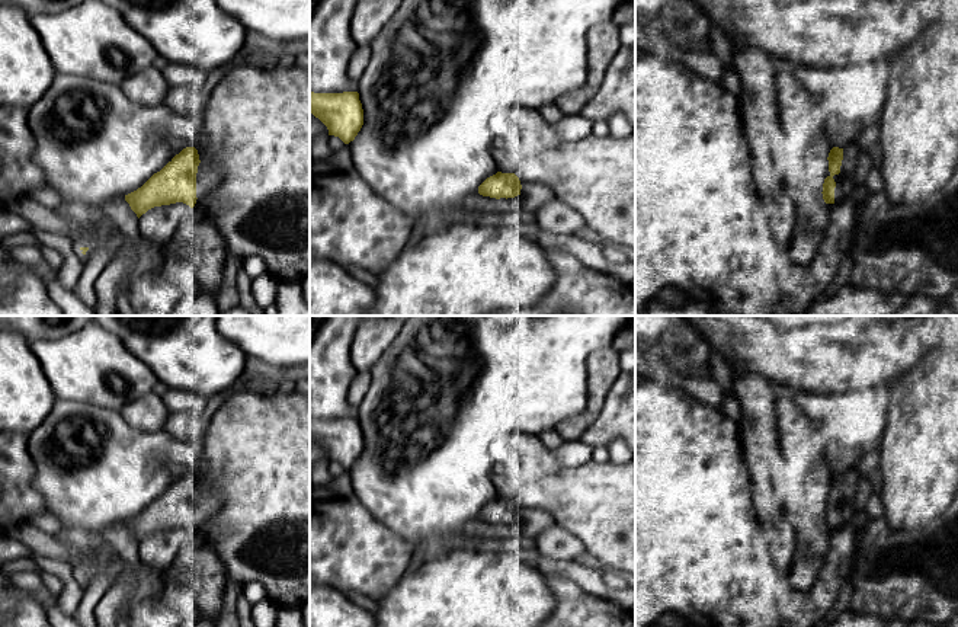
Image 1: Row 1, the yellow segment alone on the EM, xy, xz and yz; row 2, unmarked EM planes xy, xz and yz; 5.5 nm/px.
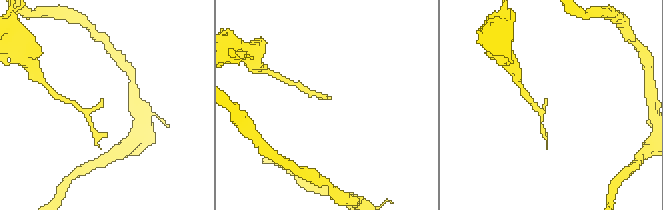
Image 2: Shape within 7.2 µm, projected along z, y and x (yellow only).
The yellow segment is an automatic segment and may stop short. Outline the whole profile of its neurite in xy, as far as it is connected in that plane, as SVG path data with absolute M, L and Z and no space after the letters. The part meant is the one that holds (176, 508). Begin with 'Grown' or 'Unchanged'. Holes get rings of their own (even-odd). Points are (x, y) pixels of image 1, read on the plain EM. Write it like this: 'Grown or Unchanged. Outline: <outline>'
Grown. Outline: M186 473L141 514L125 521L125 527L140 544L148 535L183 528L190 534L196 525L209 521L221 506L221 496L199 484L195 473Z

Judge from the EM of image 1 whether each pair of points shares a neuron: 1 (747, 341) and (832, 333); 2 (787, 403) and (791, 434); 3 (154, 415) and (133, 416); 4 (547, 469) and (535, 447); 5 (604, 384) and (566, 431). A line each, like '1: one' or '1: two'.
1: one
2: one
3: one
4: one
5: one

